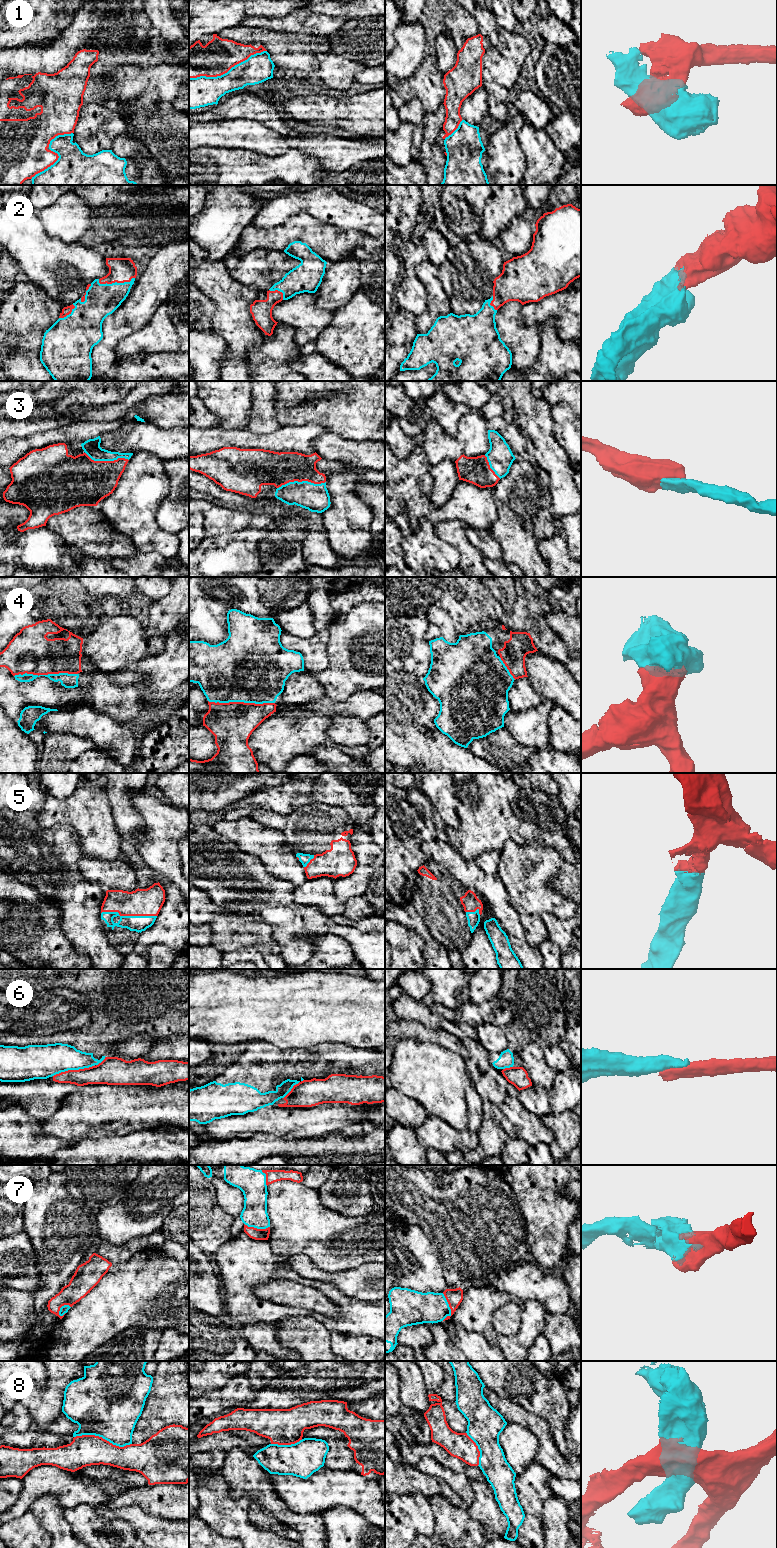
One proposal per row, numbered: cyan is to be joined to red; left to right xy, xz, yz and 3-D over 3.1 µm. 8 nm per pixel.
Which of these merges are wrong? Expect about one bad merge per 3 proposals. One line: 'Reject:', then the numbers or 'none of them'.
Reject: 1, 6, 8

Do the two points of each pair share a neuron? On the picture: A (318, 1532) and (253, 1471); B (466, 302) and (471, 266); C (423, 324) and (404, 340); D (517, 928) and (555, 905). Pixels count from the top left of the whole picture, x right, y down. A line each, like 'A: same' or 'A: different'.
A: same
B: same
C: different
D: different

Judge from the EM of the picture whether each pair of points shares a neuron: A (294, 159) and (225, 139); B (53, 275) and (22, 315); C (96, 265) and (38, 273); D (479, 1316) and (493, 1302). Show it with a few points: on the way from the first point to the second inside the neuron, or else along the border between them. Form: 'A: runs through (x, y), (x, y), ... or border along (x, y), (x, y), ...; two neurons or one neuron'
A: border along (256, 152), (269, 157), (288, 150), (302, 153); two neurons
B: border along (29, 281), (39, 285), (61, 302); two neurons
C: runs through (81, 265), (63, 258), (50, 263); one neuron
D: runs through (482, 1313), (490, 1305); one neuron

